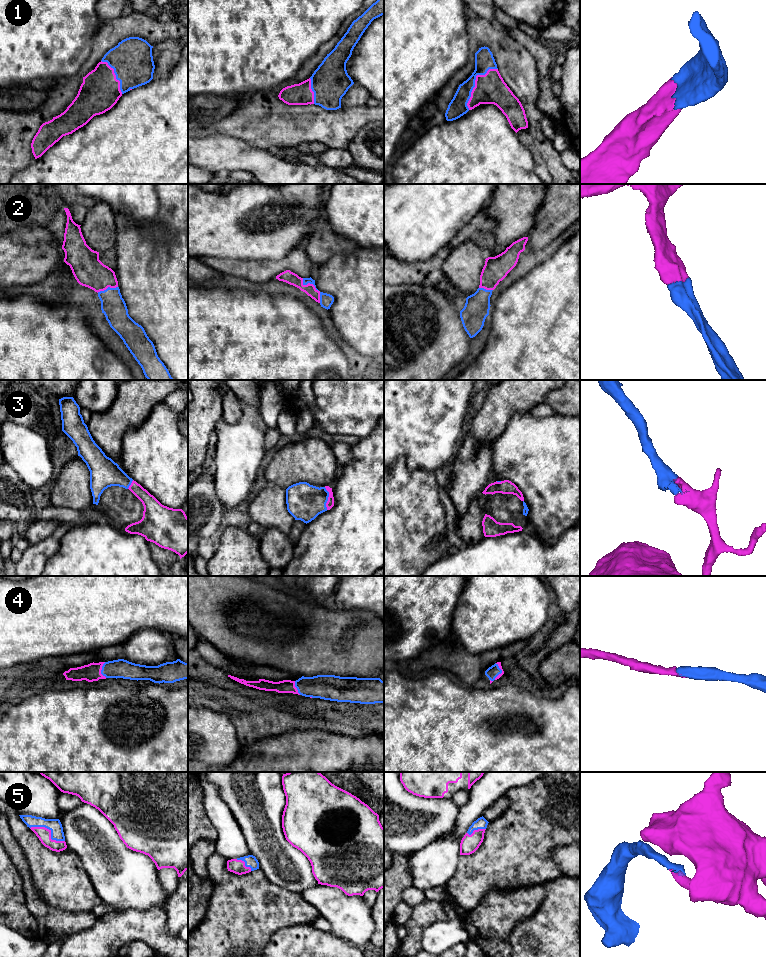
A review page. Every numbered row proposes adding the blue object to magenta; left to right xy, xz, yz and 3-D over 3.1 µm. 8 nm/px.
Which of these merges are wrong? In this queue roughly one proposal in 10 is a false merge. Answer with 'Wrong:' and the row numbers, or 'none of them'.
Wrong: none of them

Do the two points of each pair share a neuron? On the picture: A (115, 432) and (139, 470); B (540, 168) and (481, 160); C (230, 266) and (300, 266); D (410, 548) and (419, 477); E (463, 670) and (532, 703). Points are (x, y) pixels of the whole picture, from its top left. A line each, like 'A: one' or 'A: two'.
A: two
B: two
C: one
D: one
E: two

